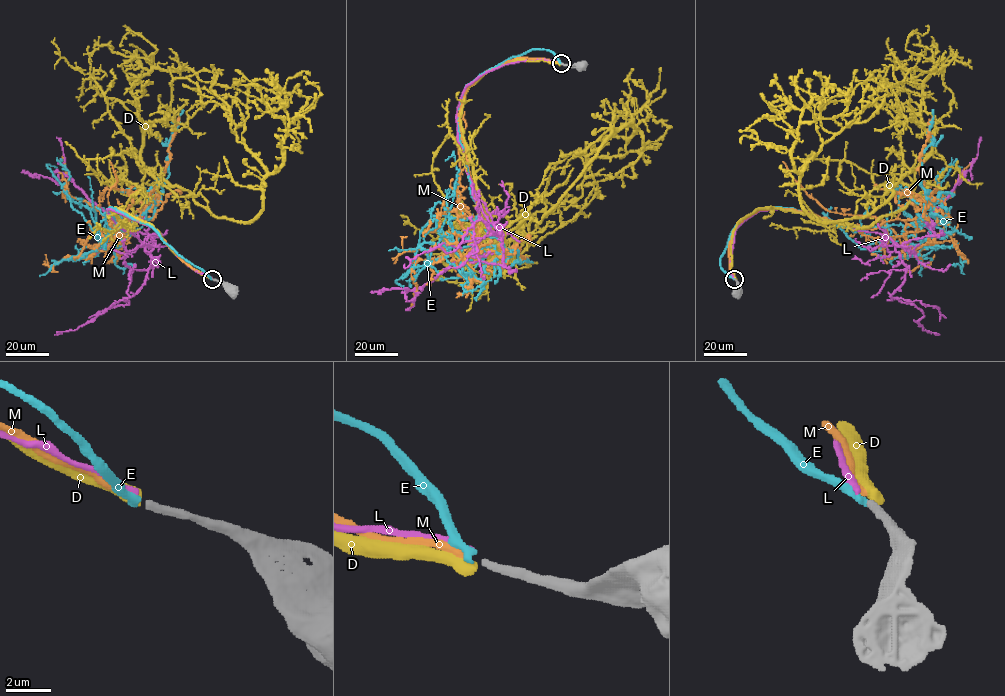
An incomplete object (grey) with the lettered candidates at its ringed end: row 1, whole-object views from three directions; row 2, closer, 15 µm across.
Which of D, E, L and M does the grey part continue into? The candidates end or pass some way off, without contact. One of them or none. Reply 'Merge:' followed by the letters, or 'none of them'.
Merge: E

